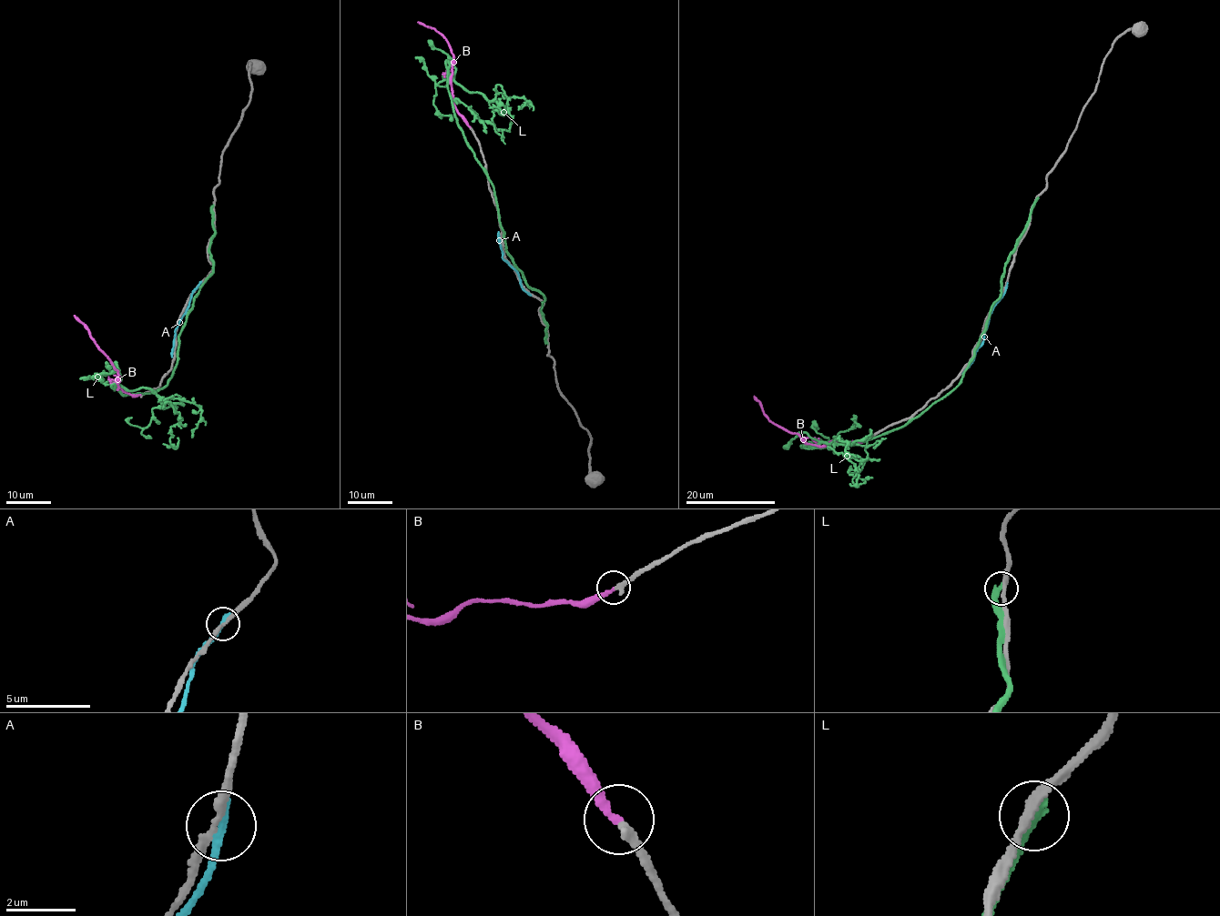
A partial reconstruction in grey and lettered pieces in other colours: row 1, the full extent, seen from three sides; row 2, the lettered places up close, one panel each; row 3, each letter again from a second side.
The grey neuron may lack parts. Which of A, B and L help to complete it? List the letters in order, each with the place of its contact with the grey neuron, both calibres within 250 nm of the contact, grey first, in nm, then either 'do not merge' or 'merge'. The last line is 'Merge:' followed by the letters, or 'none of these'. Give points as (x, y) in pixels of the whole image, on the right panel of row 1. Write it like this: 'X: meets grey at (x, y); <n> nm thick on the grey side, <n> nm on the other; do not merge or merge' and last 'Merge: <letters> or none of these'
A: meets grey at (1006, 286); 190 nm thick on the grey side, 280 nm on the other; do not merge
B: meets grey at (869, 437); 280 nm thick on the grey side, 240 nm on the other; merge
L: meets grey at (1036, 199); 240 nm thick on the grey side, 340 nm on the other; do not merge
Merge: B

